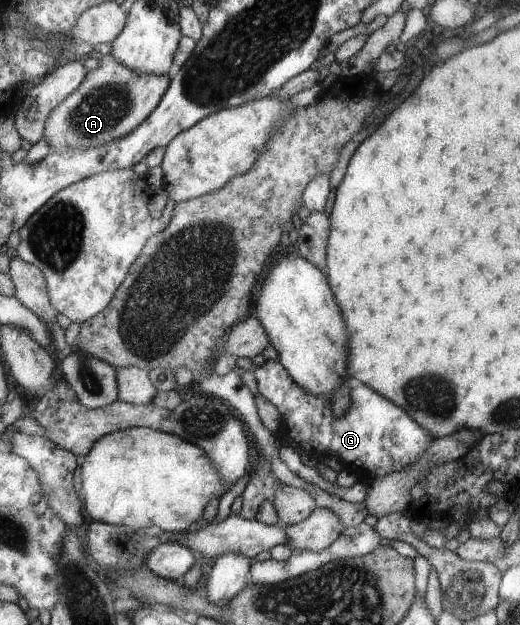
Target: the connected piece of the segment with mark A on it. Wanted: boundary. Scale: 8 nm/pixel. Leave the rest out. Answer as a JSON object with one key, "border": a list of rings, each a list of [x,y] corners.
{"border":[[[104,55],[98,68],[88,71],[86,80],[47,118],[43,139],[54,152],[68,147],[85,151],[124,138],[151,116],[168,90],[170,78],[133,71],[122,66],[113,55]]]}

